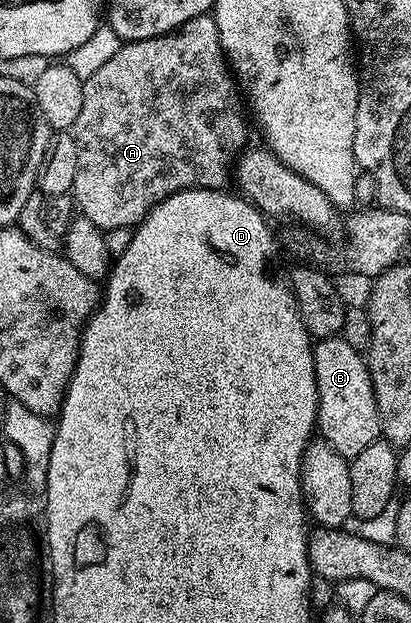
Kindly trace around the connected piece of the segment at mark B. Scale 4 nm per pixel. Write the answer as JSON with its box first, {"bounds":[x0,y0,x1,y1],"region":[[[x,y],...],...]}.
{"bounds":[313,335,382,460],"region":[[[334,335],[331,339],[320,339],[313,344],[314,349],[314,372],[316,373],[316,393],[318,394],[318,421],[316,424],[317,434],[321,442],[326,443],[340,457],[346,460],[356,458],[368,445],[379,442],[382,434],[380,425],[380,413],[376,409],[376,393],[372,389],[372,377],[366,368],[363,352],[358,351],[348,341],[344,341],[341,335]]]}

